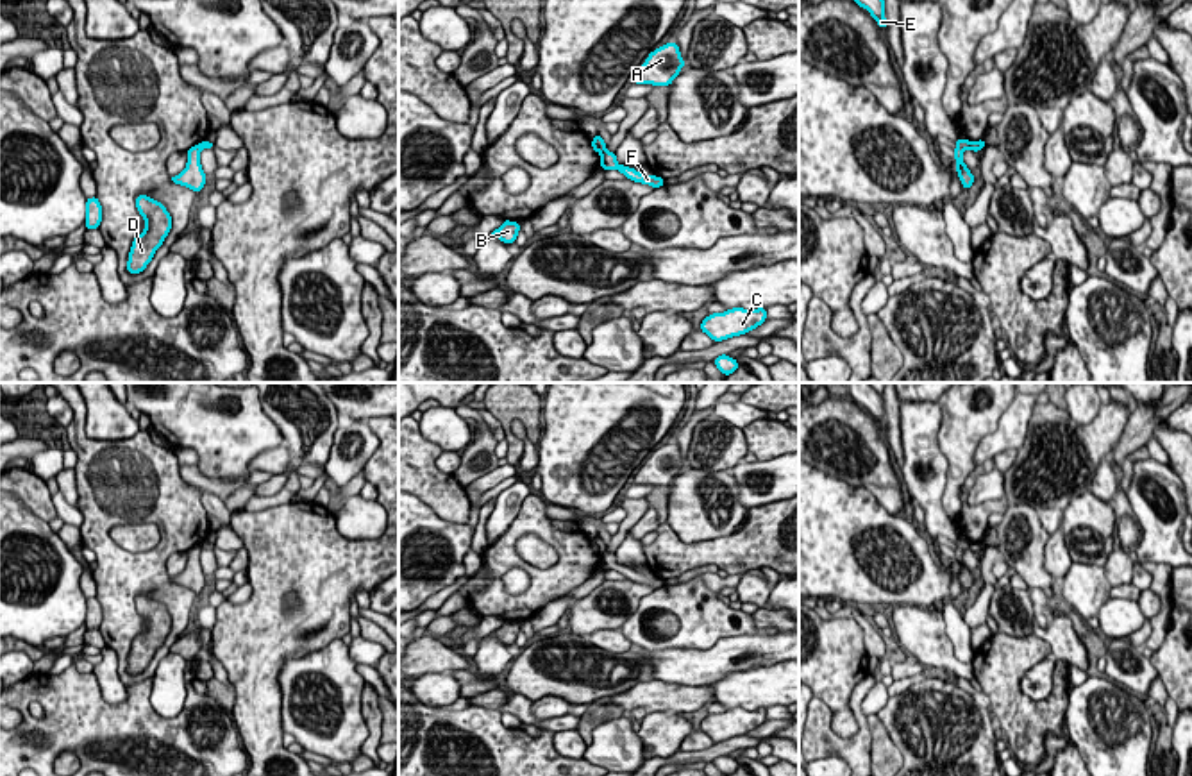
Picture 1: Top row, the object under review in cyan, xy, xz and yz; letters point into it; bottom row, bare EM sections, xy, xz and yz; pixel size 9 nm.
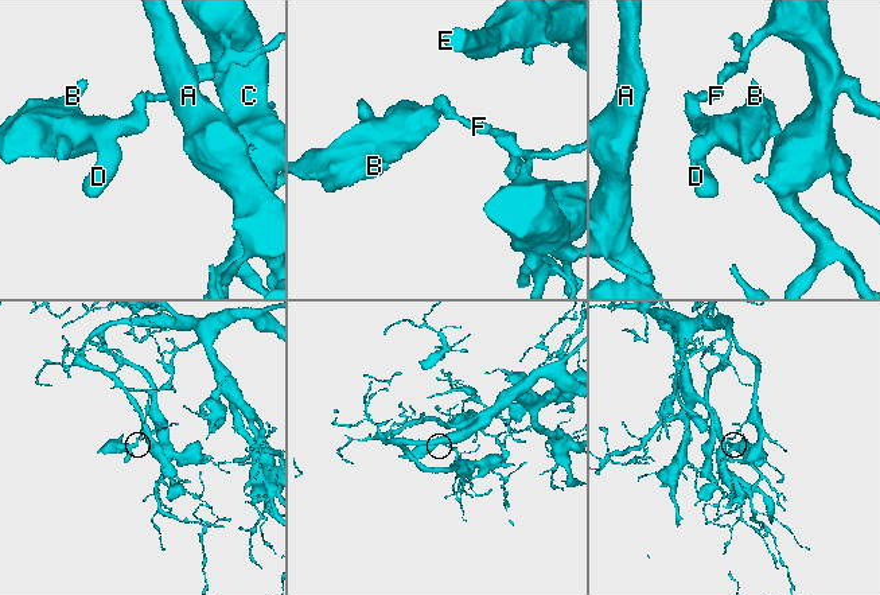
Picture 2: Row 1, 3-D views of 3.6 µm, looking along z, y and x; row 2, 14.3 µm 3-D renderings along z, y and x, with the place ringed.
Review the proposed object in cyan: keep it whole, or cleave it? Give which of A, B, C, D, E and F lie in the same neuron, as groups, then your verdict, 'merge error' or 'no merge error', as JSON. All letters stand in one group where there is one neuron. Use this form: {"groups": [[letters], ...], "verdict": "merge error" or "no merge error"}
{"groups": [["A", "C", "E", "F"], ["B", "D"]], "verdict": "merge error"}

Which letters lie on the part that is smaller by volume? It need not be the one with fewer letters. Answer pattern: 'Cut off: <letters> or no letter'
Cut off: B, D

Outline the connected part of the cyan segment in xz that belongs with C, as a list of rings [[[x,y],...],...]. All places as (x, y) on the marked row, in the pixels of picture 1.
[[[733,308],[724,313],[708,315],[701,331],[706,333],[713,342],[722,342],[733,336],[747,334],[767,320],[765,308],[743,309]]]

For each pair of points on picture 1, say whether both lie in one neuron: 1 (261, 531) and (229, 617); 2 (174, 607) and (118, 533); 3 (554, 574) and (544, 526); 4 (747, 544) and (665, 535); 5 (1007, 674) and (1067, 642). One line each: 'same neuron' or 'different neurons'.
1: same neuron
2: different neurons
3: same neuron
4: same neuron
5: different neurons

